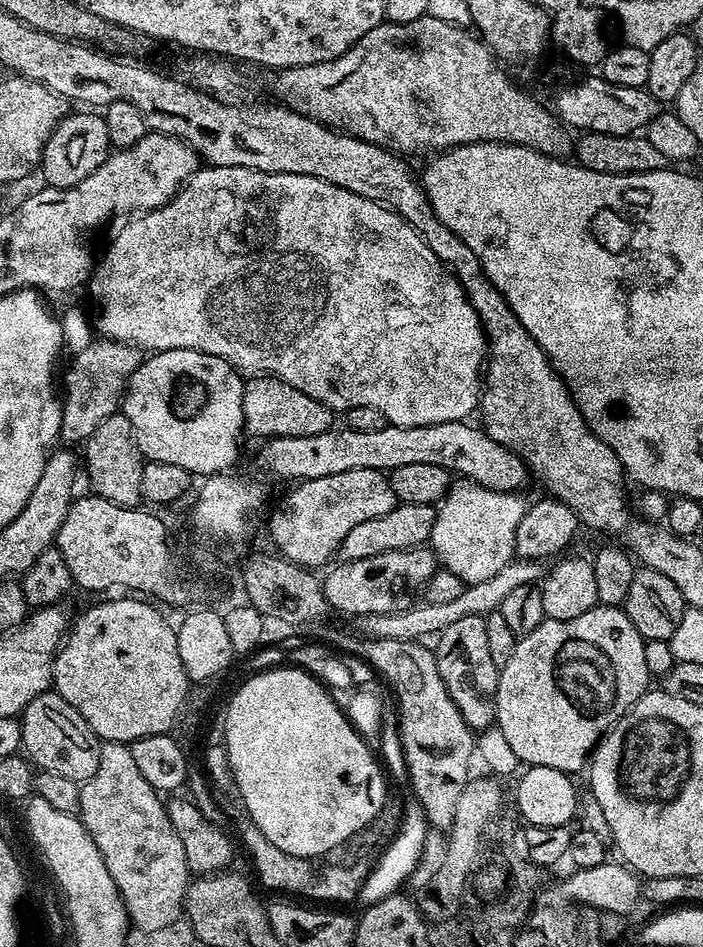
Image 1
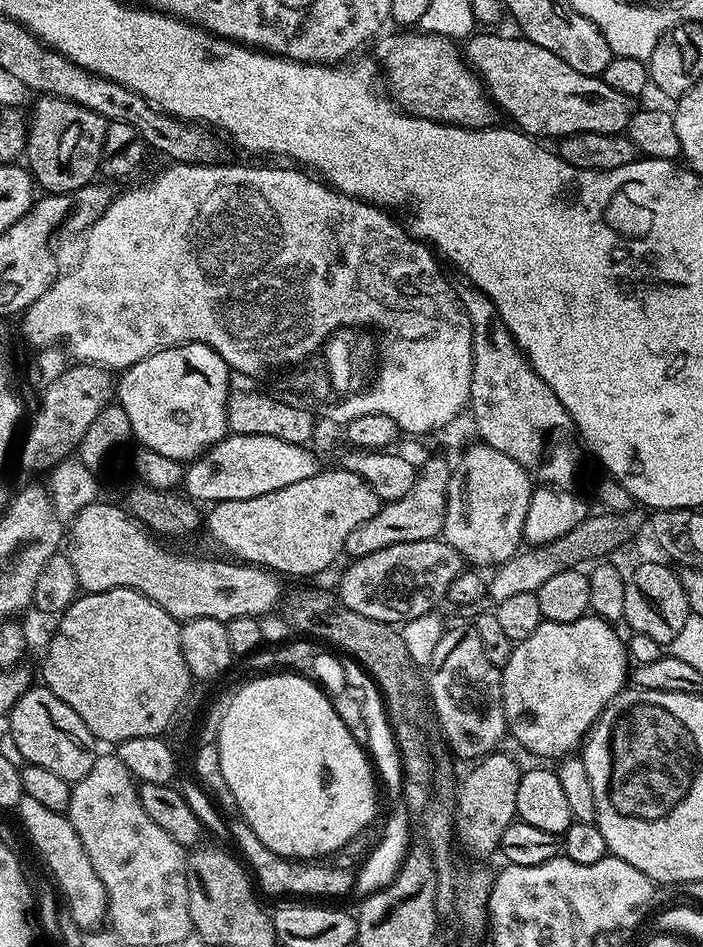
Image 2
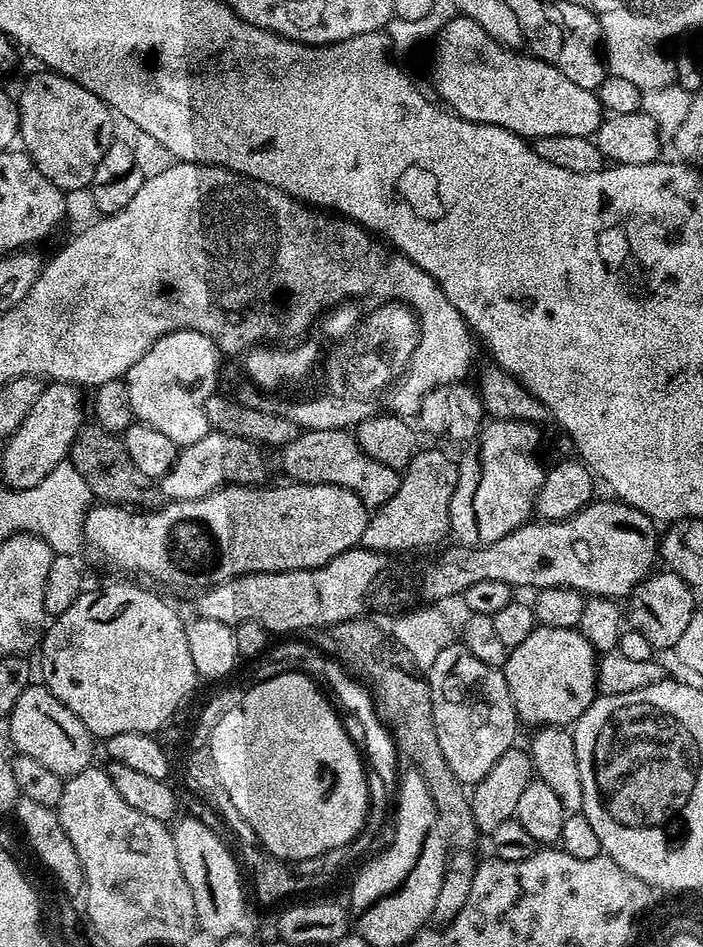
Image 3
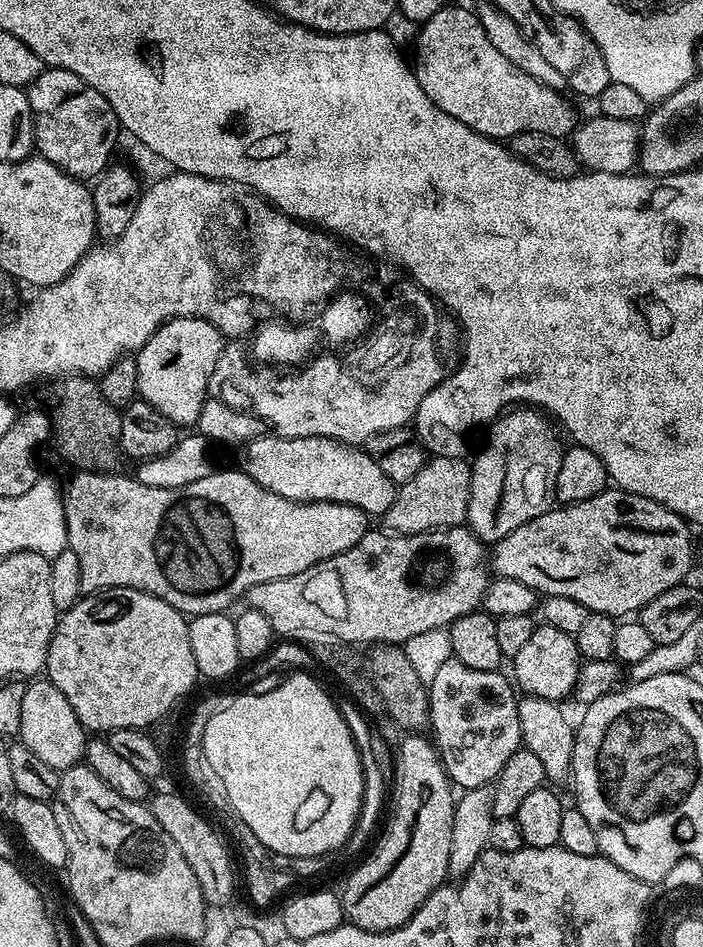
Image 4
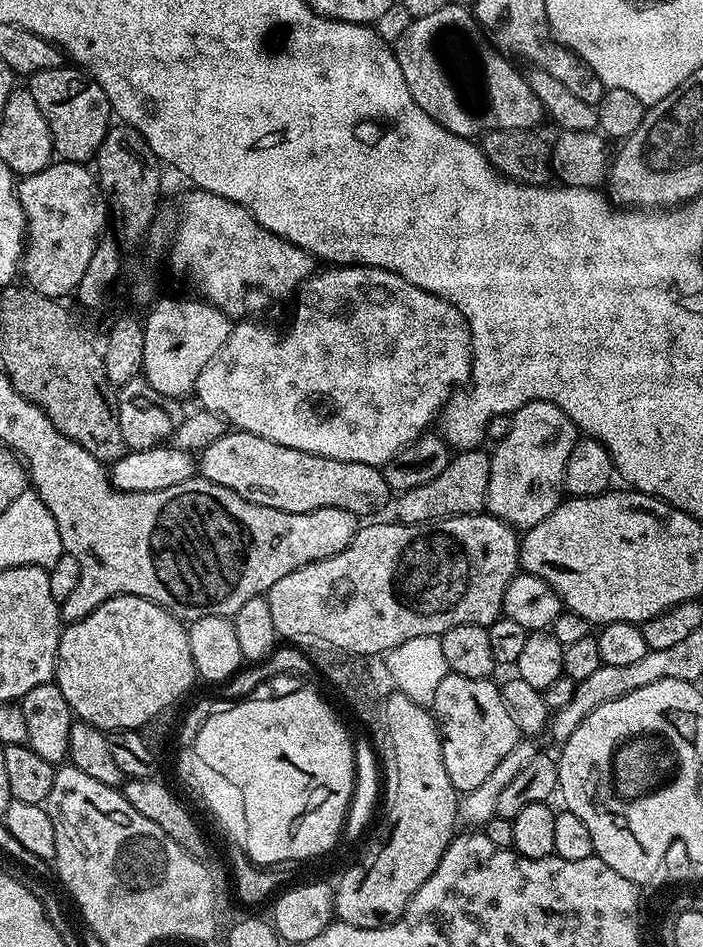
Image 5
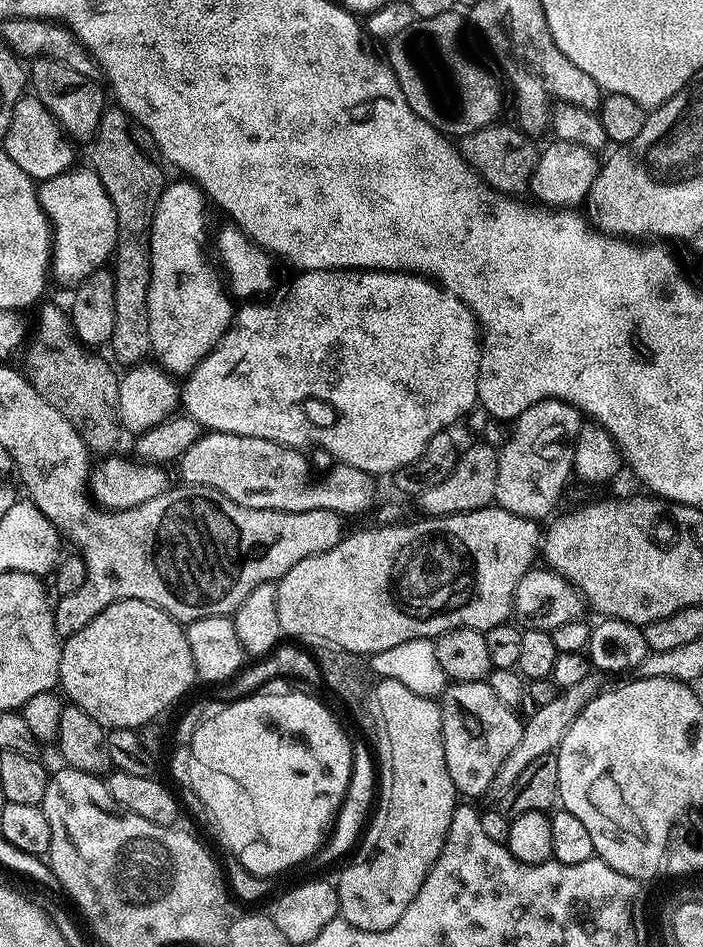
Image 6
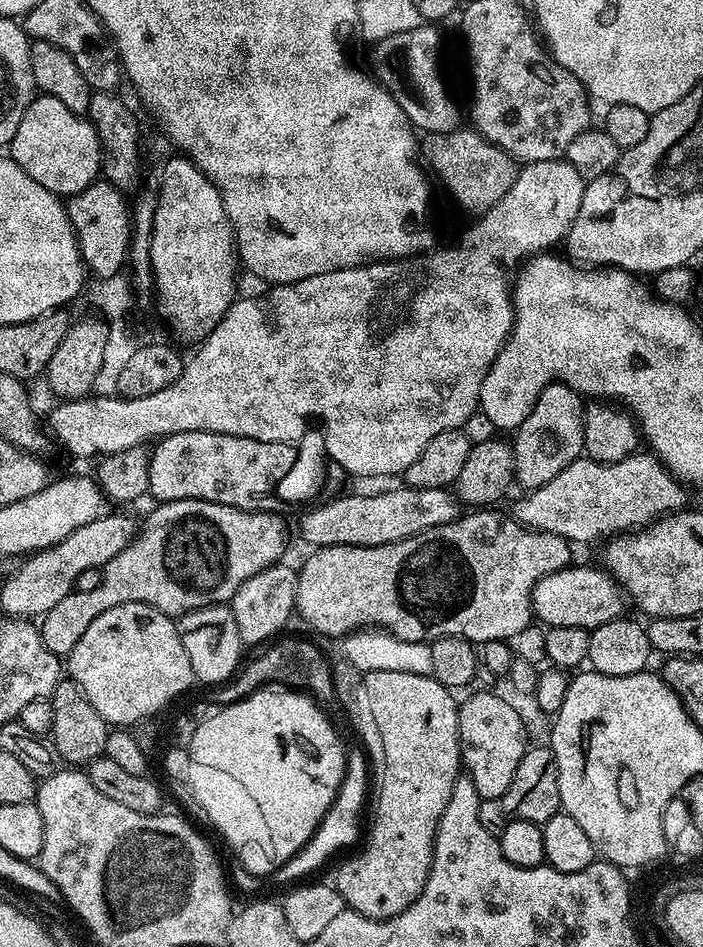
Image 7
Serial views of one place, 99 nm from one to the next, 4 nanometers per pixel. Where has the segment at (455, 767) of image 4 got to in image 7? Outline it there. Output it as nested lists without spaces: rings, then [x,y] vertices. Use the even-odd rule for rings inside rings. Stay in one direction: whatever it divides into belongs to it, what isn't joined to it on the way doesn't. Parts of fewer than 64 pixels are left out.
[[[478,690],[468,701],[459,705],[460,758],[463,771],[474,782],[481,800],[499,800],[514,782],[514,770],[522,762],[530,741],[524,733],[524,720],[492,690]]]

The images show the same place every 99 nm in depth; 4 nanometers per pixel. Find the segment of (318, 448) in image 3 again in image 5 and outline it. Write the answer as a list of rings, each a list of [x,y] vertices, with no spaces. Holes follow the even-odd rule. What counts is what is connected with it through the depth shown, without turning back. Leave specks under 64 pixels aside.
[[[228,430],[218,442],[210,442],[198,456],[198,472],[203,479],[214,482],[218,486],[226,486],[226,490],[234,490],[246,502],[254,502],[258,506],[270,506],[274,510],[287,512],[309,512],[319,508],[341,508],[350,510],[357,518],[368,518],[384,503],[390,500],[390,489],[383,471],[374,465],[363,465],[362,462],[336,461],[334,458],[322,457],[302,450],[294,450],[290,446],[278,446],[278,442],[270,442],[258,434],[250,434],[239,430]]]

